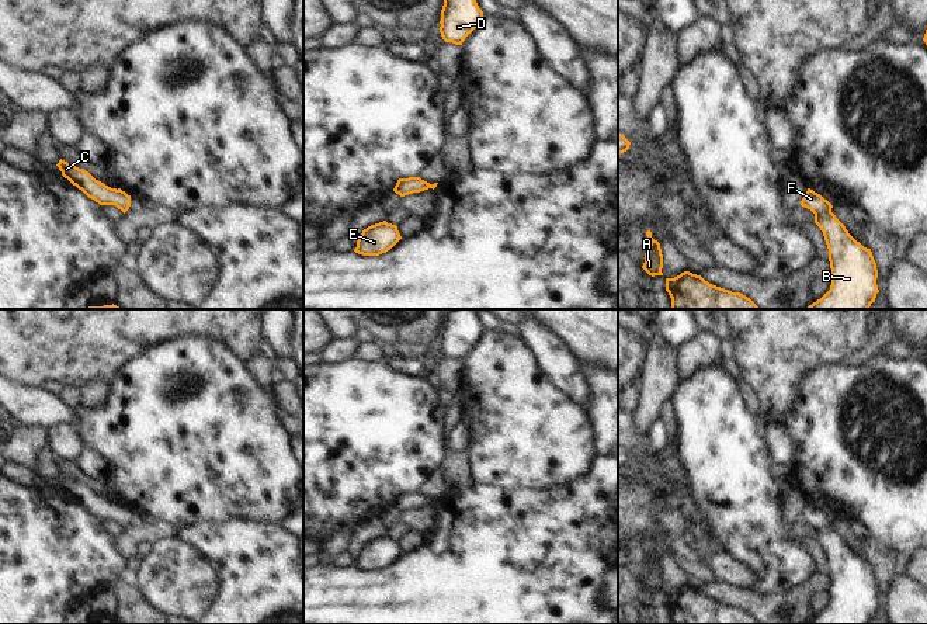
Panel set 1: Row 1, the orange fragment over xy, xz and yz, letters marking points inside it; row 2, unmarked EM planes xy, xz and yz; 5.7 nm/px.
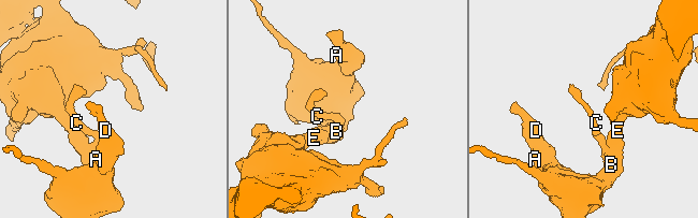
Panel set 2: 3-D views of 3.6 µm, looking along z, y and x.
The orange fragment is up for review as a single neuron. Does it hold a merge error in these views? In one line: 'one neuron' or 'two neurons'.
one neuron

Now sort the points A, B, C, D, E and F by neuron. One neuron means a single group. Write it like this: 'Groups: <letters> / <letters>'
Groups: A B C D E F

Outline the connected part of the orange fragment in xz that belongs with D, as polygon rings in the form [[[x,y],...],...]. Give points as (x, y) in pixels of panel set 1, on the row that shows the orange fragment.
[[[444,0],[440,21],[441,37],[445,42],[462,45],[482,18],[483,11],[476,0]]]

